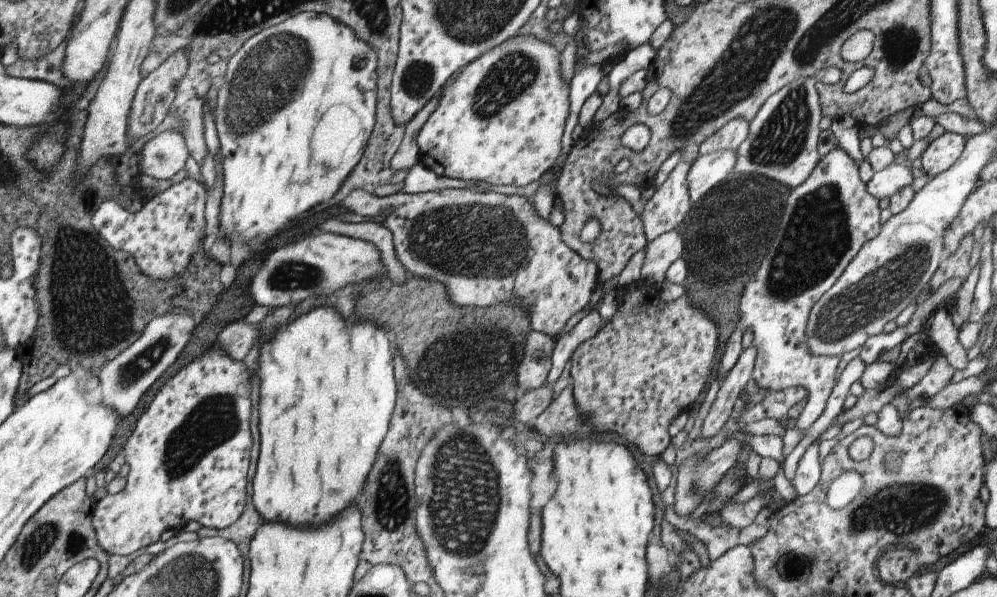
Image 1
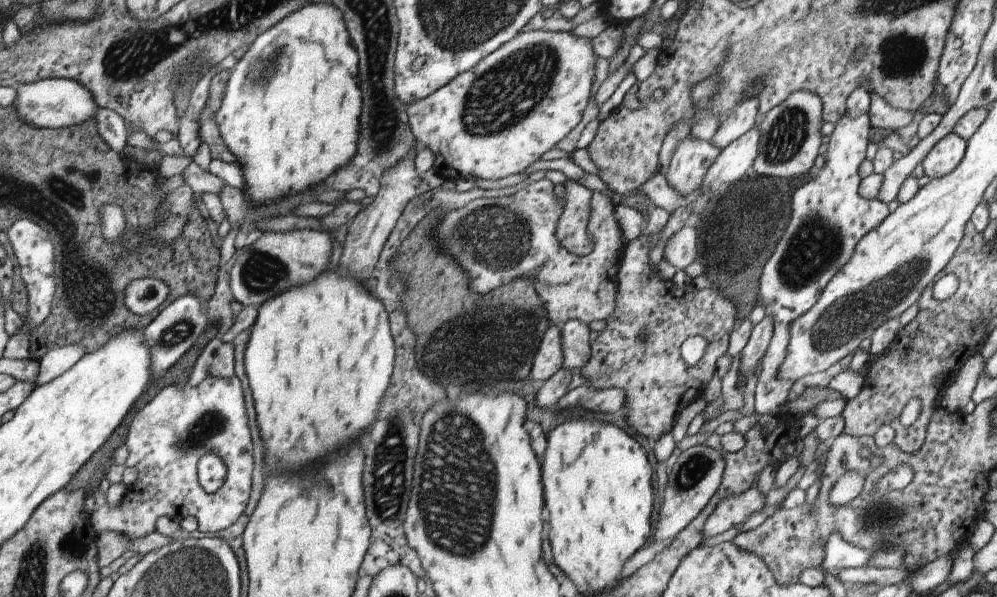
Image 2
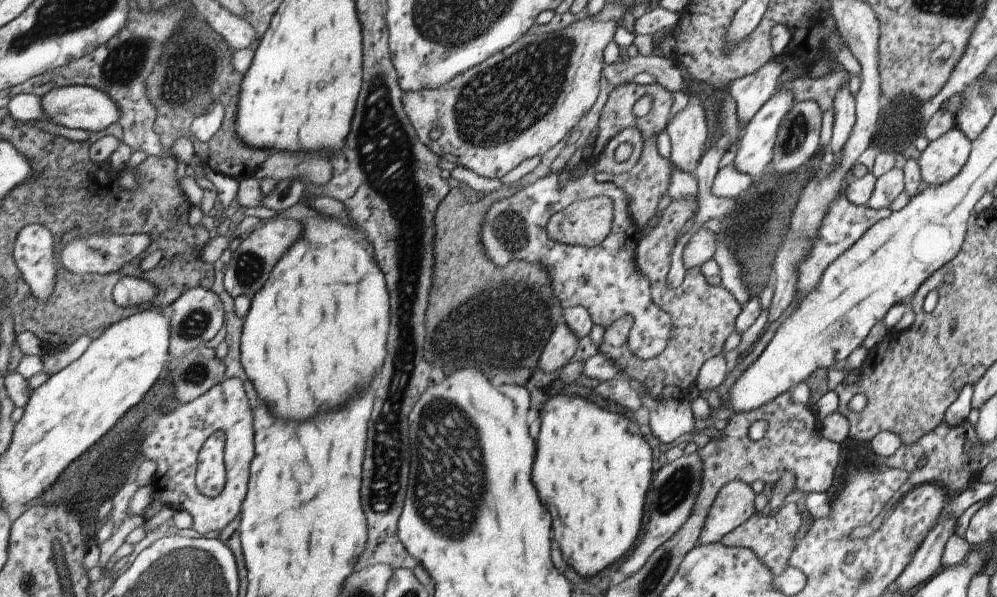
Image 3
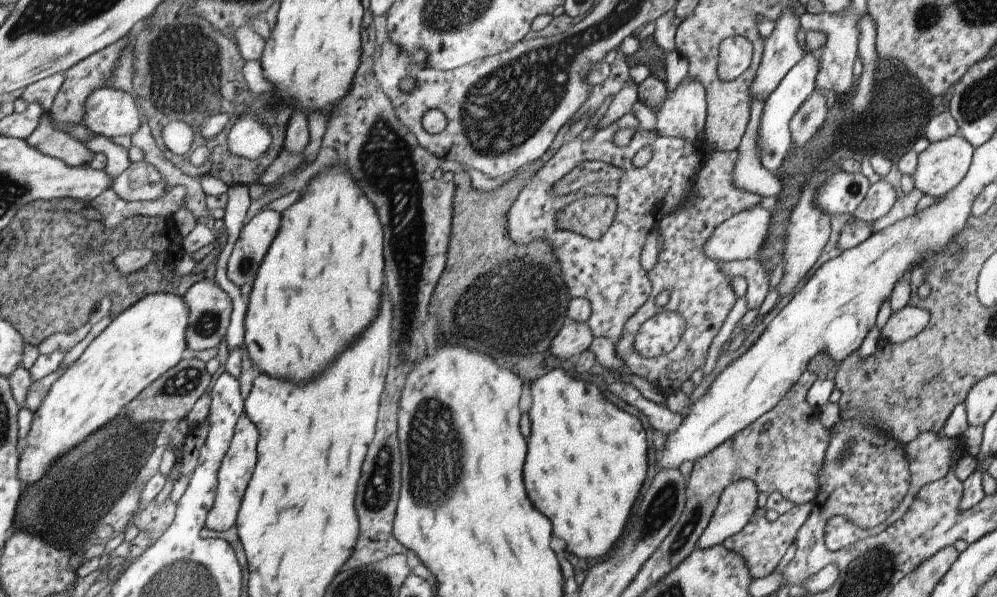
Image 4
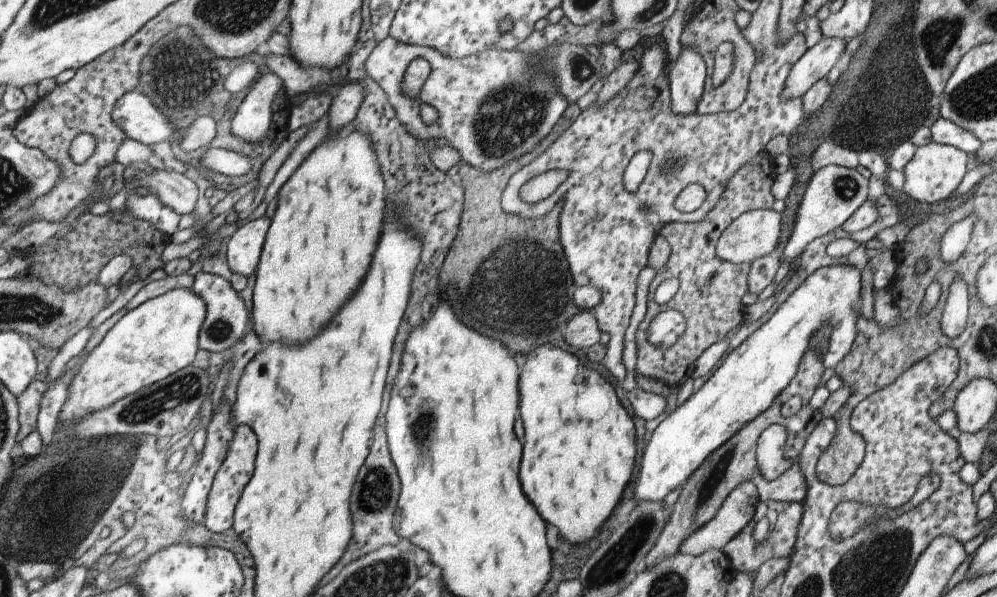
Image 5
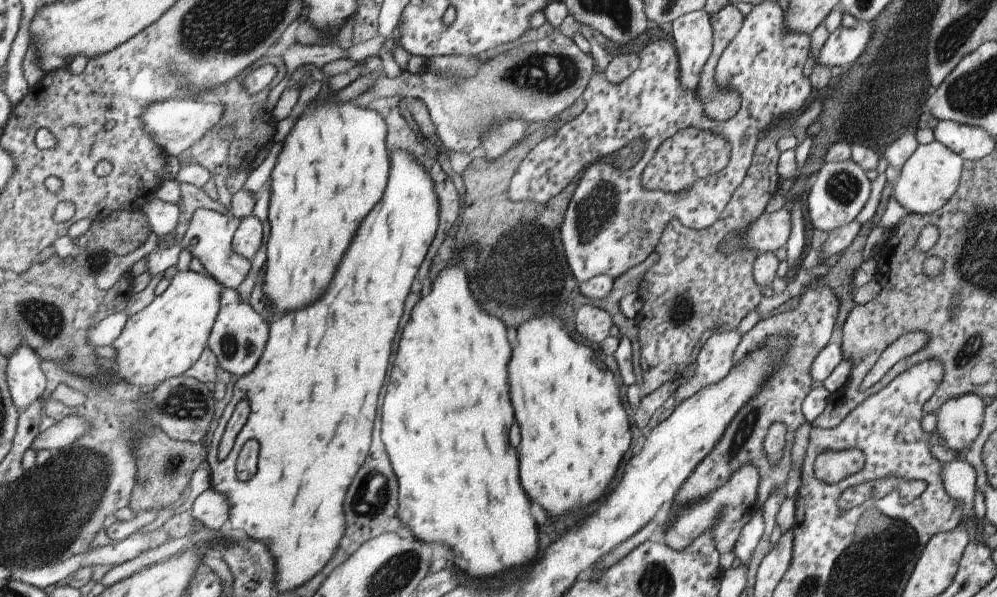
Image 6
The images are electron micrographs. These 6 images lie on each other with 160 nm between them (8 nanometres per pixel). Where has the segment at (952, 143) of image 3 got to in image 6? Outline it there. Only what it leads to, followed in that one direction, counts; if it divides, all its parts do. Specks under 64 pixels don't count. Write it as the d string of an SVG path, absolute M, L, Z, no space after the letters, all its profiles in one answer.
M939 142L918 144L907 161L897 170L891 196L907 213L929 215L945 205L959 185L962 159Z

